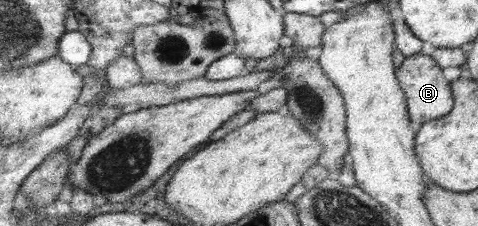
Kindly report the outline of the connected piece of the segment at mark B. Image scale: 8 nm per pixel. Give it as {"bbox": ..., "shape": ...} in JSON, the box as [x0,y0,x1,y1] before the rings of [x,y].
{"bbox":[396,53,454,125],"shape":[[[418,53],[405,57],[397,68],[396,74],[400,80],[400,86],[404,88],[407,95],[409,115],[413,122],[423,125],[428,121],[443,118],[454,108],[452,82],[445,79],[443,68],[432,56]]]}

